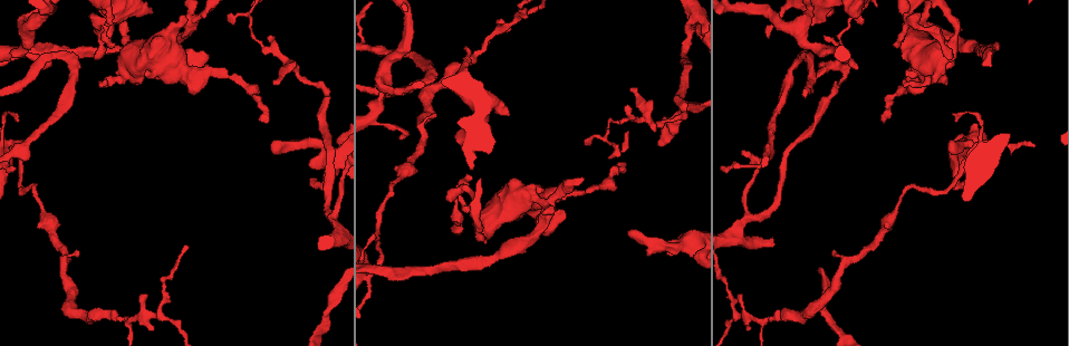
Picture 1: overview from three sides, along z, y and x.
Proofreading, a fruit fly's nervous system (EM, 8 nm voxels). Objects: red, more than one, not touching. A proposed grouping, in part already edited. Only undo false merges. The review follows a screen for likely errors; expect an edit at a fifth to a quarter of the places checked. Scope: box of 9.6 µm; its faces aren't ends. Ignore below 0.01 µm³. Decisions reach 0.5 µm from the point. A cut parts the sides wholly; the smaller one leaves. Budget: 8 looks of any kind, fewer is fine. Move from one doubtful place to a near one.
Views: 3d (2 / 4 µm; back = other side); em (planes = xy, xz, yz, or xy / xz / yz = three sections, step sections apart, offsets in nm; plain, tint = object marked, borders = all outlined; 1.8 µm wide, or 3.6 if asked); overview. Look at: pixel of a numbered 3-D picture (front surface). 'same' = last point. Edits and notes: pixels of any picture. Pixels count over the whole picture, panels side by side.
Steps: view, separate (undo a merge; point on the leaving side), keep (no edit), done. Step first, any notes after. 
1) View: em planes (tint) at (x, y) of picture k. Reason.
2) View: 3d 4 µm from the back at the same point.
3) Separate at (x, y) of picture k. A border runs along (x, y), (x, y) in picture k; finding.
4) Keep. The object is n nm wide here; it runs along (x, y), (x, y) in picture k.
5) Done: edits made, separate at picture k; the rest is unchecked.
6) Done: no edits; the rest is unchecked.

View: 3d 2 µm from the back at (795, 62) of picture 1. Abrupt turn.

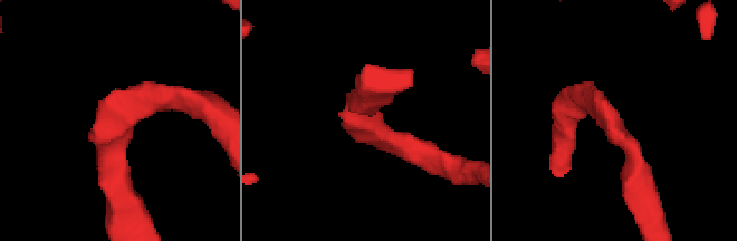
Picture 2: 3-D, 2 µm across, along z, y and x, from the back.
View: em planes (plain) at (362, 121) of picture 2. The arms are 200, 220 nm wide; need the tissue.

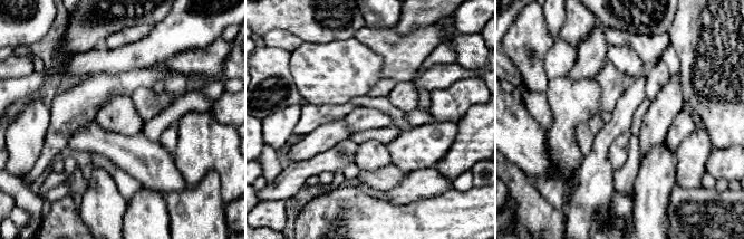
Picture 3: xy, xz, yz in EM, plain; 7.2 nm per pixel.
View: em planes (tint) at the same point.

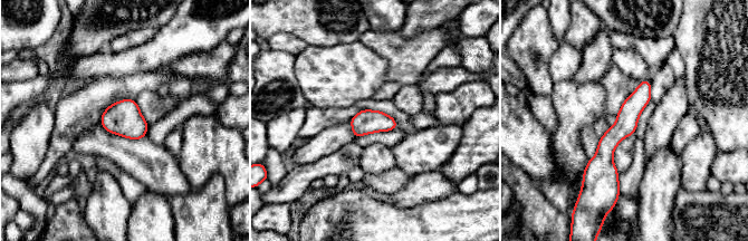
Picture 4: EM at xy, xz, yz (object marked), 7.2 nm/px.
Keep. The object is 160 nm wide here; it runs along (646, 83), (606, 145), (613, 185) in picture 4; all the same neuron.

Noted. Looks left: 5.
View: 3d 2 µm from the back at (191, 18) of picture 1. Abrupt turn.

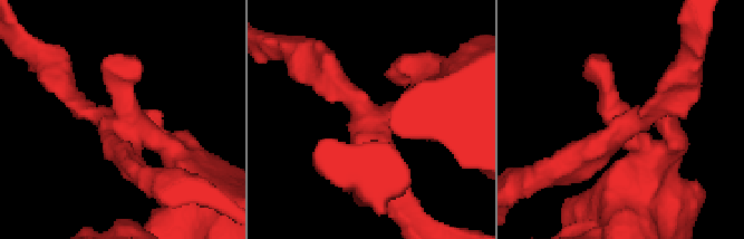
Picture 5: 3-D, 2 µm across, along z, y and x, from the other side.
View: em 3.6 µm xy step 8 (tint) at (125, 121) of picture 5. Shape alone is not enough.

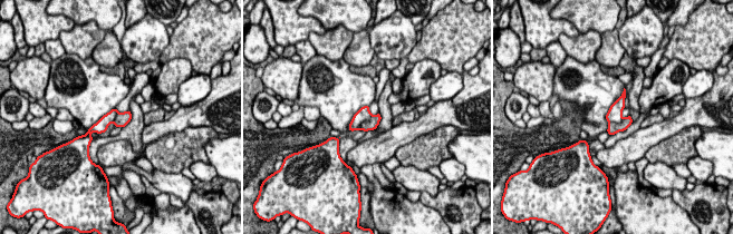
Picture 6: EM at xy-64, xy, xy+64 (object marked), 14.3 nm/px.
View: em 3.6 µm planes (tint) at the same point. Another direction.

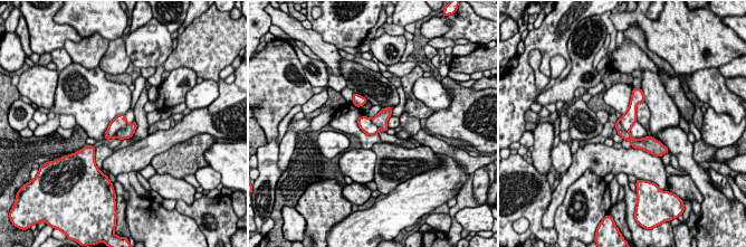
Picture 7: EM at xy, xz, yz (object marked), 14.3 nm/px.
Separate at (130, 130) of picture 7. The object is 220 nm wide here; two neurons meet here.

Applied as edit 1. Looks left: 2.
View: em xy step 8 (plain) at (17, 141) of picture 1. Two arms at a narrow angle.

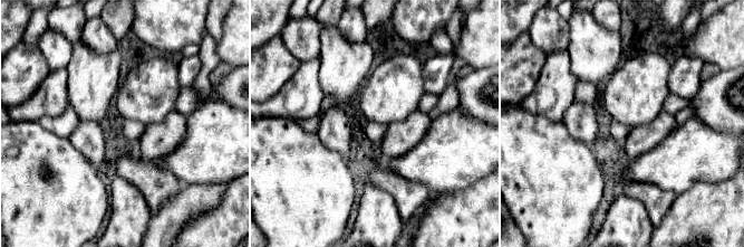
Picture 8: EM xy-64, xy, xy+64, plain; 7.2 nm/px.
View: em xy step 8 (borders) at the same point. See the neighbours.

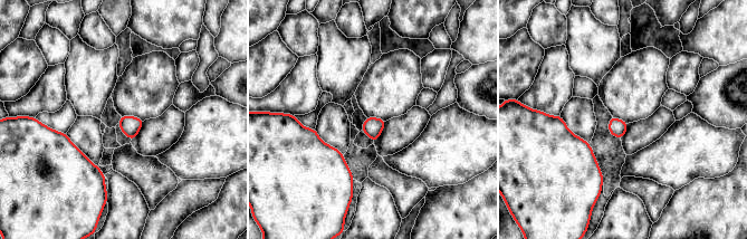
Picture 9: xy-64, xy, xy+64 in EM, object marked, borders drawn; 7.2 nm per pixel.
Keep. All the same neuron.

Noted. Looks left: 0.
Done: edits made, separate at picture 7; the rest is unchecked.

